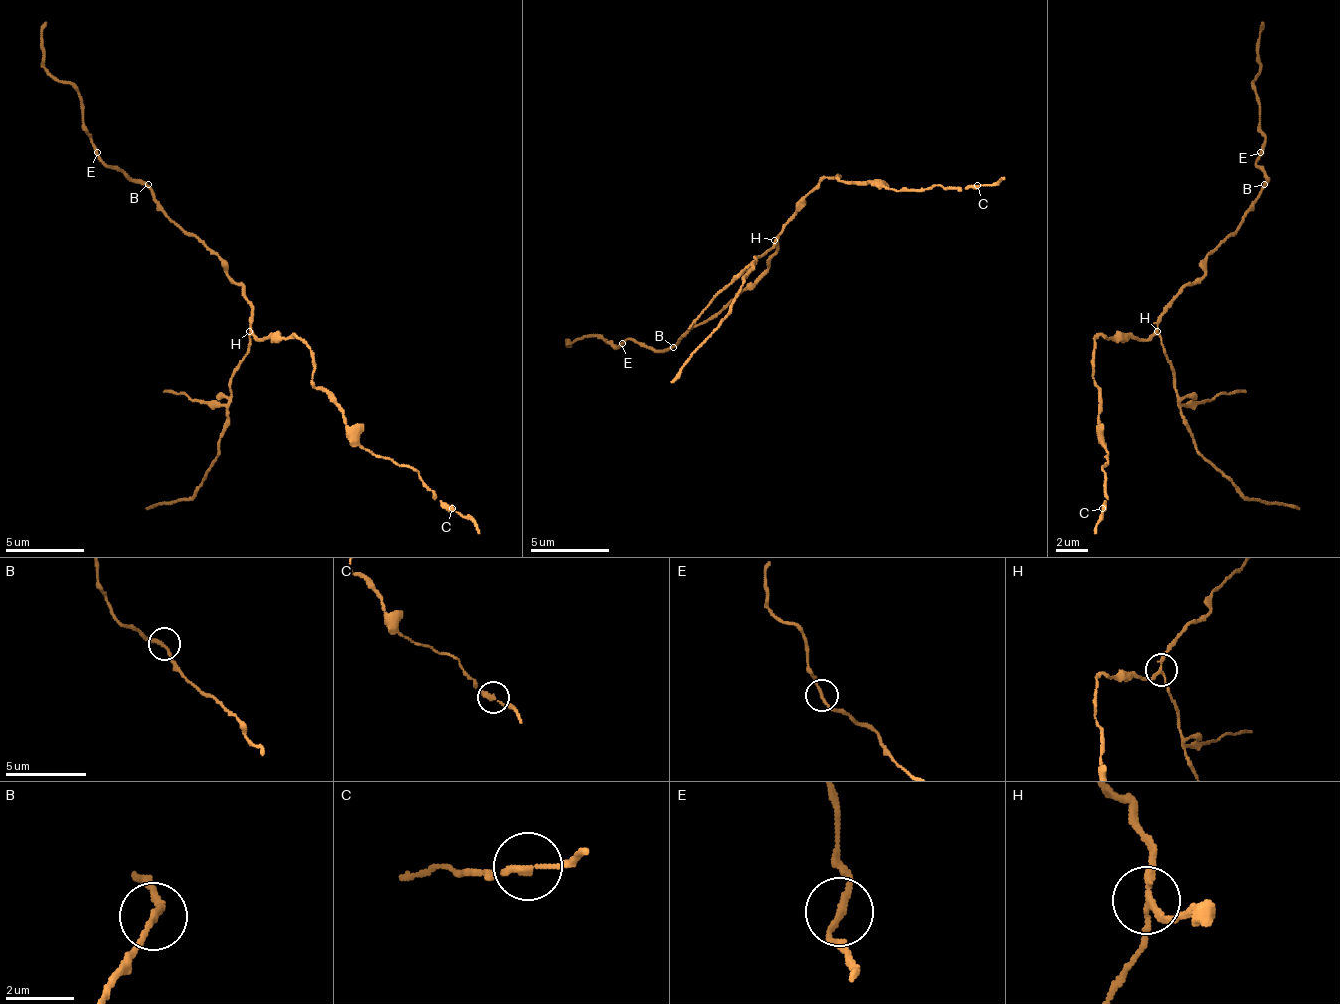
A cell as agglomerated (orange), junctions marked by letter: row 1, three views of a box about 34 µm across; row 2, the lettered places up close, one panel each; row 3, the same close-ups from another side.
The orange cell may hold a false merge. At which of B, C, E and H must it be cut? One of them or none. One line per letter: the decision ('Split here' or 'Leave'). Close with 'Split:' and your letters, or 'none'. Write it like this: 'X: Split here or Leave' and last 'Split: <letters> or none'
B: Leave
C: Leave
E: Leave
H: Split here
Split: H

